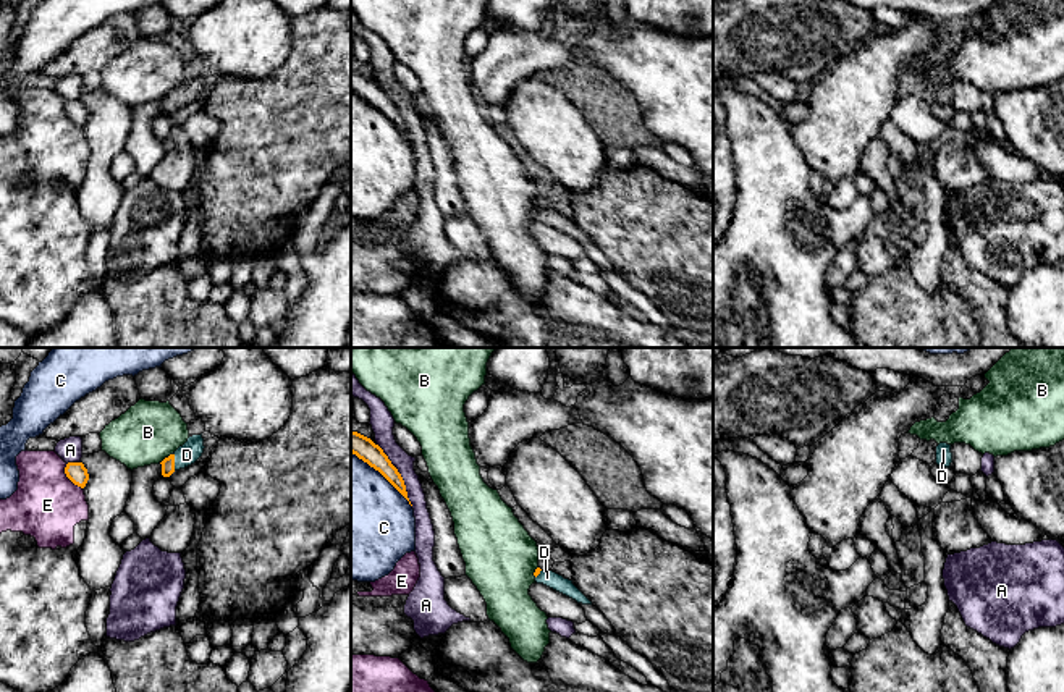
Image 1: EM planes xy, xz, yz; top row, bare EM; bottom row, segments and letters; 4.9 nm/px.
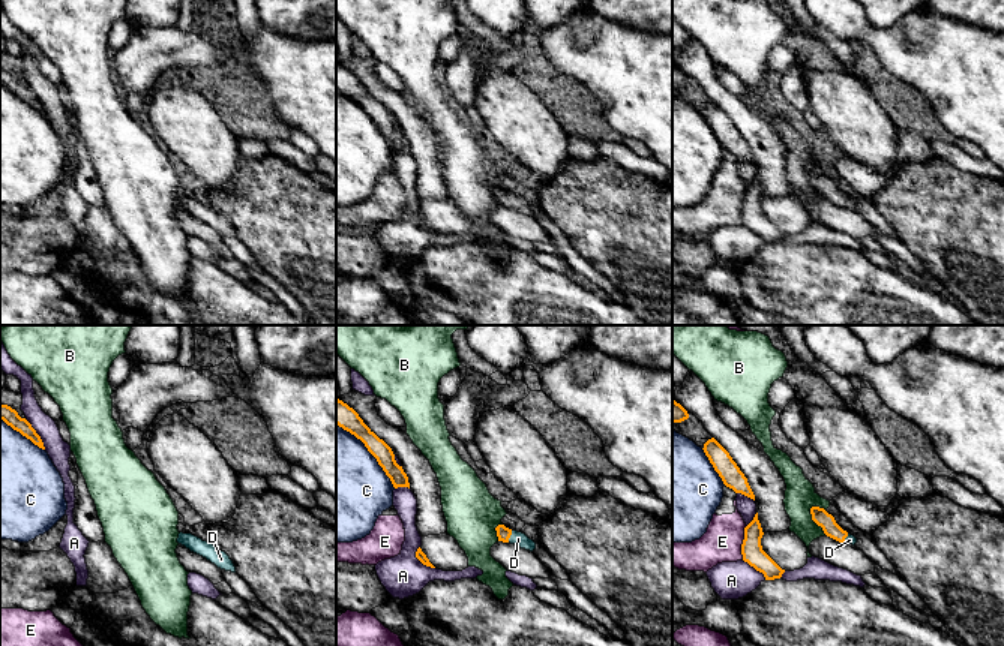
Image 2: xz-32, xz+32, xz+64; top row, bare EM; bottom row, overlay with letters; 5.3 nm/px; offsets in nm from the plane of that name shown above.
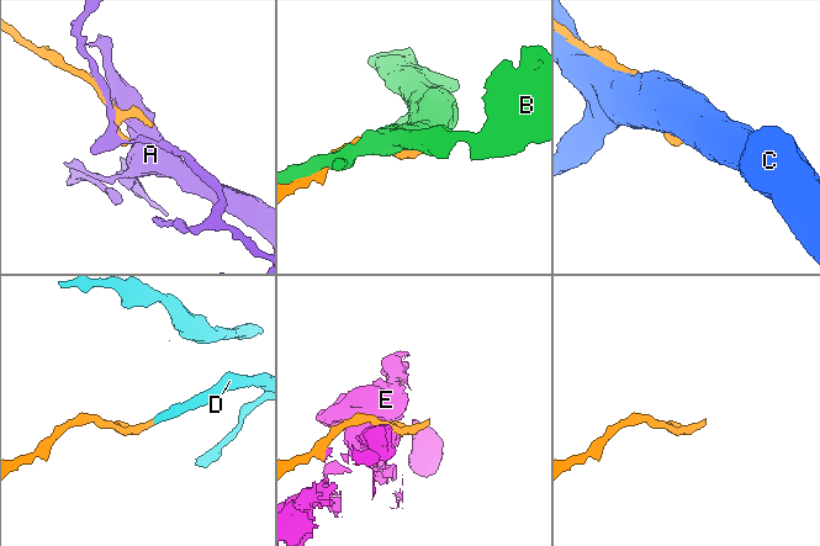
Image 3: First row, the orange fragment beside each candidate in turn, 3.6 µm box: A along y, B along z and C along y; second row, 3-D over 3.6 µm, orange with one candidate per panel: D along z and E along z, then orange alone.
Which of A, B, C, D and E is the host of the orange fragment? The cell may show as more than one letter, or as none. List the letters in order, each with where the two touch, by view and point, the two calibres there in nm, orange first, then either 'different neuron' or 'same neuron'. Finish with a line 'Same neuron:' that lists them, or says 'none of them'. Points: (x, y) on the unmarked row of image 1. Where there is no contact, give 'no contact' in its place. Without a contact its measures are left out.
A: xz (400, 112) | 110/100 nm | different neuron
B: xy (165, 96) | 60/300 nm | different neuron
C: xz (382, 112) | 110/480 nm | different neuron
D: xy (173, 99) | 60/110 nm | same neuron
E: xy (68, 115) | 100/340 nm | different neuron
Same neuron: D

